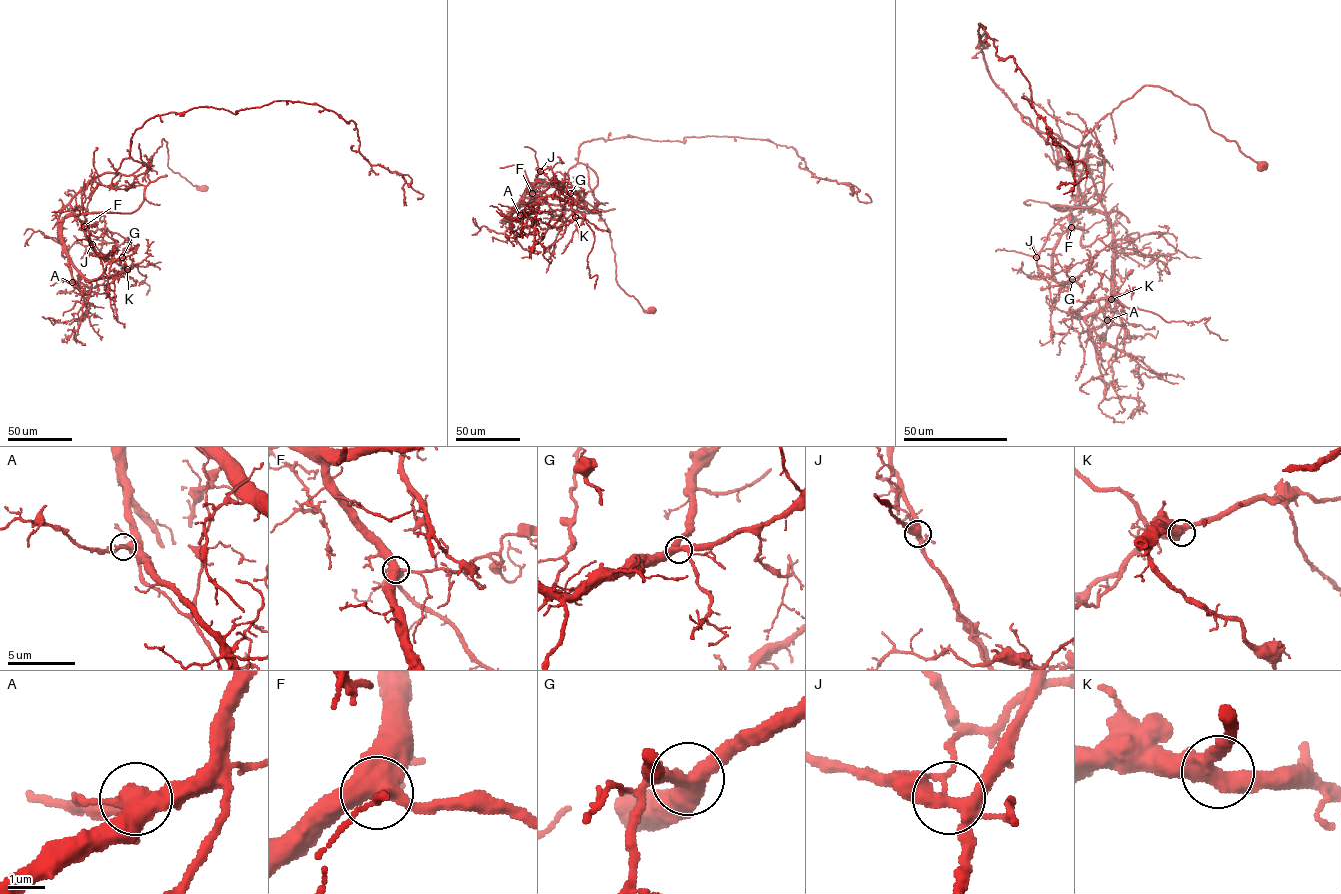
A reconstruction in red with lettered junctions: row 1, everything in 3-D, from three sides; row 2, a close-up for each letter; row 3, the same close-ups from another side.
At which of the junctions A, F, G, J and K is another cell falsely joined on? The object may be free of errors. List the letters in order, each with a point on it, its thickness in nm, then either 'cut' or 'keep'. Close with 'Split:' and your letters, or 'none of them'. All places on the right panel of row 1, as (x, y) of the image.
A: (1107, 320) | 340 nm | keep
F: (1071, 227) | 500 nm | keep
G: (1072, 279) | 440 nm | keep
J: (1036, 257) | 360 nm | cut
K: (1111, 299) | 460 nm | keep
Split: J

